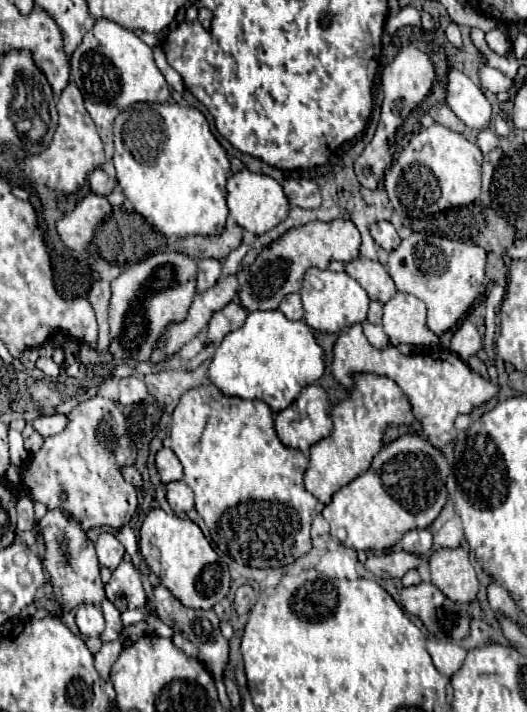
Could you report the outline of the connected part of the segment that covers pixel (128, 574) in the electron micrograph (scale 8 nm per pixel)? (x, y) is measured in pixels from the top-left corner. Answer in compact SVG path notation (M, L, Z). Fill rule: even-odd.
M121 561L119 567L113 571L111 581L105 585L107 599L119 609L125 611L129 607L143 607L147 603L141 575L129 561Z

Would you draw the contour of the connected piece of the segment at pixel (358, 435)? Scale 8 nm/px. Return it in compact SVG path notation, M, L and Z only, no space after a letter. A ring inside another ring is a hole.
M355 375L355 387L349 393L349 399L339 403L331 417L333 431L327 439L321 439L311 447L309 467L305 471L305 489L323 505L331 501L335 491L367 471L371 459L381 449L381 437L387 425L409 425L413 421L407 397L399 391L399 387L395 387L395 383L391 383L391 379L377 375Z

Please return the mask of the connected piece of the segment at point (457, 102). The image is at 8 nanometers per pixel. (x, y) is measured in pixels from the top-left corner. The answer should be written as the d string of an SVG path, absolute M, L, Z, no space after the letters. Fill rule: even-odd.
M449 69L445 101L449 109L471 129L485 129L491 121L491 105L483 91L459 69Z

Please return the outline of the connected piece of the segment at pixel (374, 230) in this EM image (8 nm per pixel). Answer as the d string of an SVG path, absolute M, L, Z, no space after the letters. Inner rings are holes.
M377 221L369 227L369 231L371 231L371 237L375 239L375 243L379 247L383 247L385 251L393 251L401 243L395 227L389 221Z

